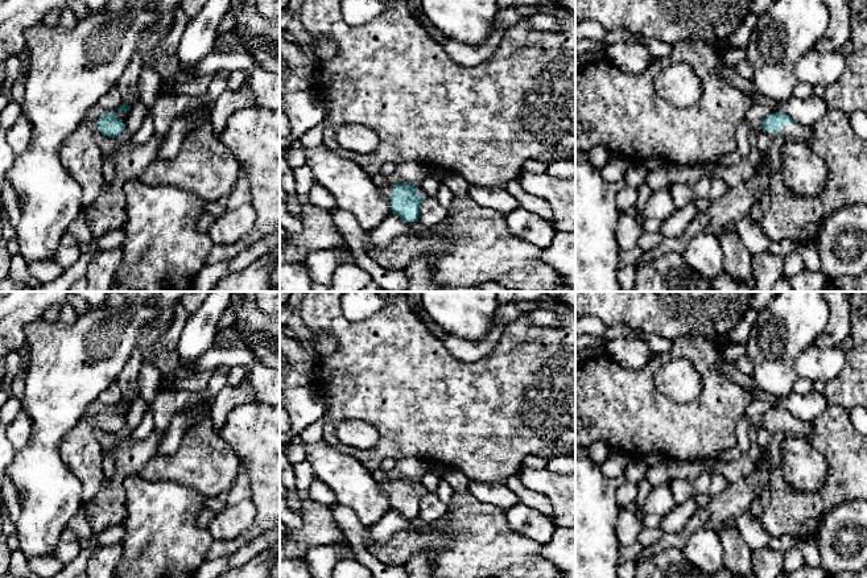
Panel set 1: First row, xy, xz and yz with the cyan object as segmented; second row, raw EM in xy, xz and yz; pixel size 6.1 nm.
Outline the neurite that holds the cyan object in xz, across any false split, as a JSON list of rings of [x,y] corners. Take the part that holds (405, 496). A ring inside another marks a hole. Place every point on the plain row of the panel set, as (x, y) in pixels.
[[[397,478],[379,483],[379,486],[388,496],[391,509],[396,509],[412,520],[418,517],[420,501],[426,494],[421,482]]]

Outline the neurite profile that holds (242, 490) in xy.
[[[240,462],[238,479],[234,487],[228,491],[227,503],[236,504],[241,501],[243,499],[247,499],[251,496],[252,496],[252,491],[249,486],[249,478],[245,471],[245,465]]]

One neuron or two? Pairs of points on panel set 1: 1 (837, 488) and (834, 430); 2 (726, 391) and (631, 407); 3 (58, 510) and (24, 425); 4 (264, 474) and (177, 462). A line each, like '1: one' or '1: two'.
1: one
2: one
3: two
4: two

